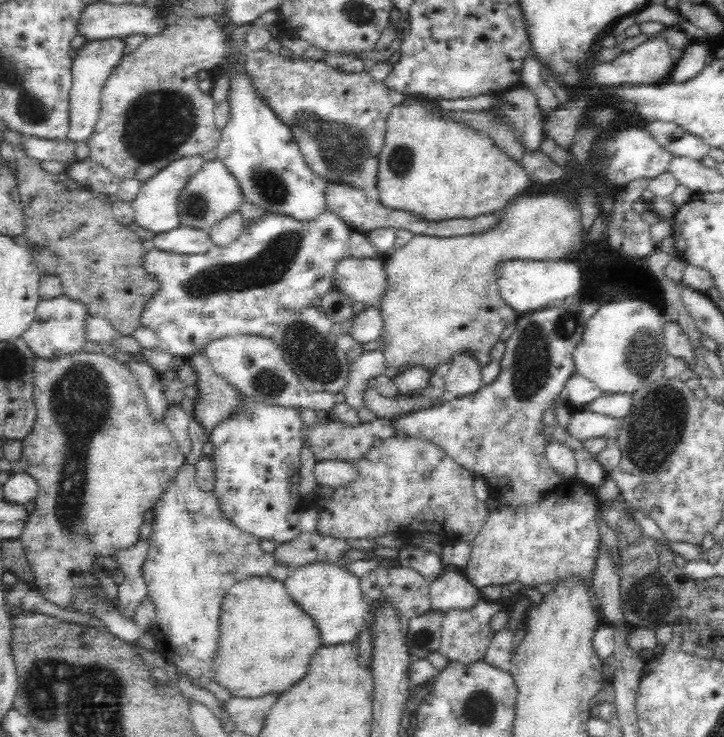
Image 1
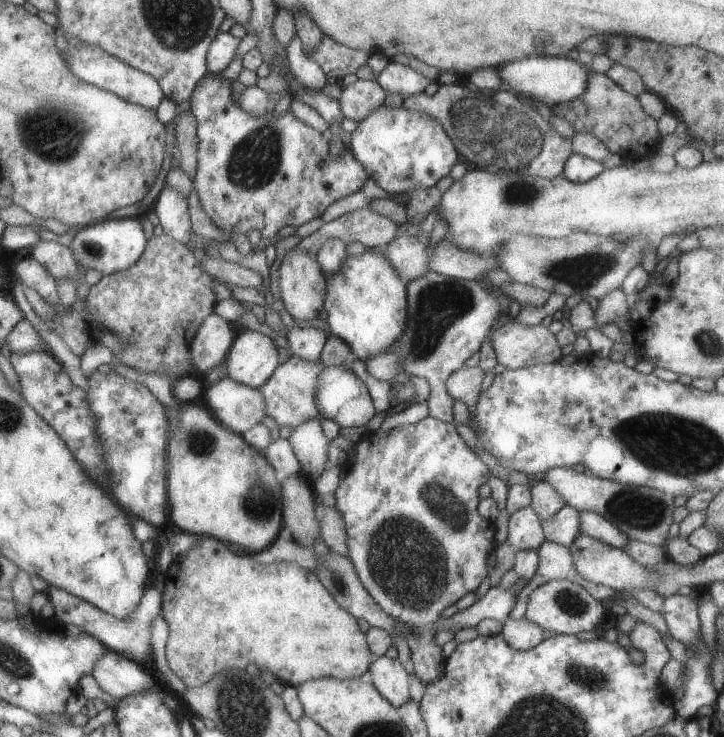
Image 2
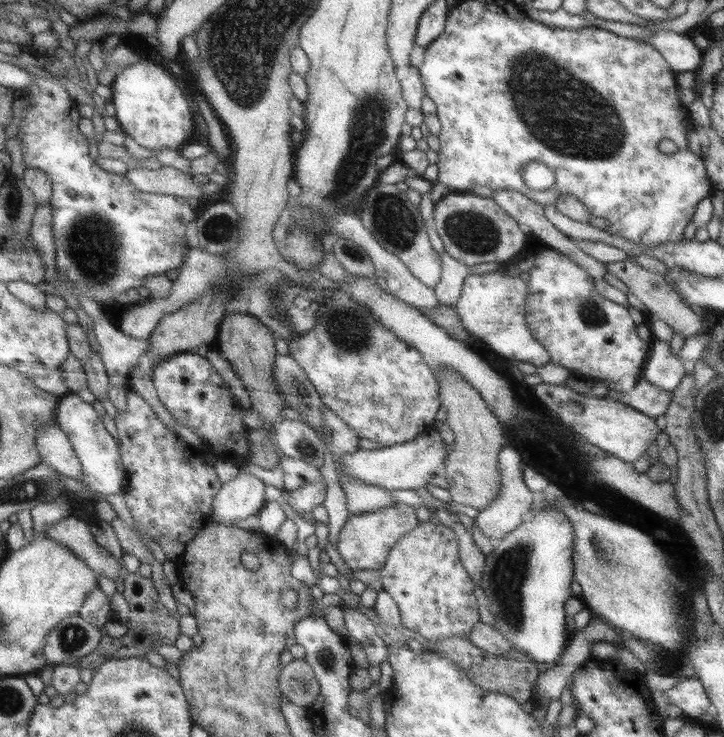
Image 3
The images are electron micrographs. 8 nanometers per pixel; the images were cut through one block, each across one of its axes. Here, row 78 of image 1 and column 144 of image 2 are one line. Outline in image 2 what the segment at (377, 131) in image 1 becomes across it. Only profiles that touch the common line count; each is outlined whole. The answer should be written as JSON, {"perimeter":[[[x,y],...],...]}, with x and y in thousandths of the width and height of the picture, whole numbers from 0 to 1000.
{"perimeter":[[[211,320],[191,355],[177,366],[144,373],[124,391],[122,418],[171,467],[160,486],[202,507],[229,499],[238,522],[251,510],[272,507],[262,467],[279,434],[296,425],[301,404],[293,385],[296,379],[279,369],[269,342],[238,320]]]}

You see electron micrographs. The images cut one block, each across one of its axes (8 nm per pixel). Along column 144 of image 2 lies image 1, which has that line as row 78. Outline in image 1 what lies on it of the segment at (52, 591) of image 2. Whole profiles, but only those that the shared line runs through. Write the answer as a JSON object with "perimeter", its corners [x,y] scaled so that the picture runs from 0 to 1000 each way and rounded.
{"perimeter":[[[912,47],[898,50],[892,57],[876,62],[873,68],[854,75],[845,83],[823,87],[818,95],[818,110],[826,118],[840,118],[856,114],[903,115],[916,106],[924,104],[932,83],[925,77],[927,62]]]}

